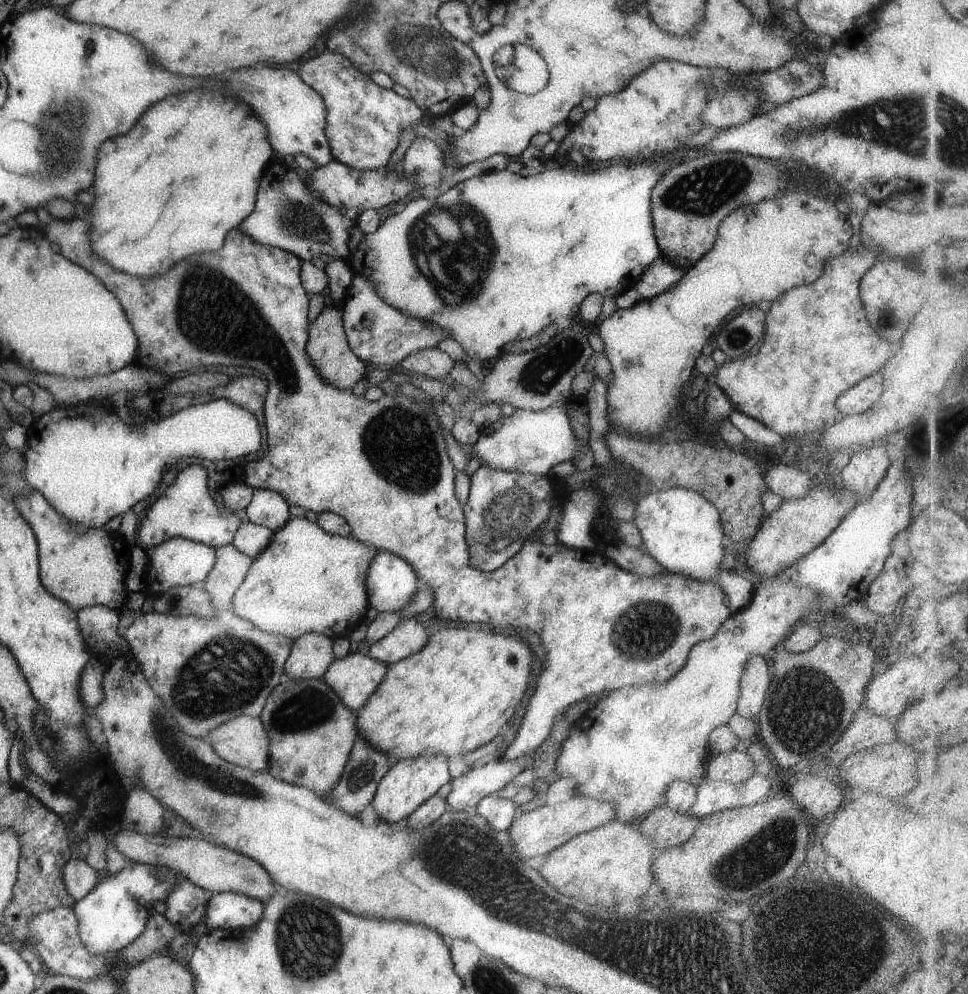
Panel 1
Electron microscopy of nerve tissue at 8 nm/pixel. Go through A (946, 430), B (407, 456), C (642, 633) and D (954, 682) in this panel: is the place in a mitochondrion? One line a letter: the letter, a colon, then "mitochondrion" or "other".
A: mitochondrion
B: mitochondrion
C: mitochondrion
D: other

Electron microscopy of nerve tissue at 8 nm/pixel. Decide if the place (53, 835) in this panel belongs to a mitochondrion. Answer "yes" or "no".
no

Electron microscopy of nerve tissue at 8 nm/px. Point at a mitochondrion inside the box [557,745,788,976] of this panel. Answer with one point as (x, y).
(591, 935)

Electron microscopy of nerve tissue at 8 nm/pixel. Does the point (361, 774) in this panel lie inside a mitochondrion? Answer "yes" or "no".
yes

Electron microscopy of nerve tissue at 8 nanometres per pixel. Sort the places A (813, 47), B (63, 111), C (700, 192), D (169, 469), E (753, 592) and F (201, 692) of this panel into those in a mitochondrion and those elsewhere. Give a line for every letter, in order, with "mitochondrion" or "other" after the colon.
A: other
B: mitochondrion
C: mitochondrion
D: other
E: other
F: mitochondrion

